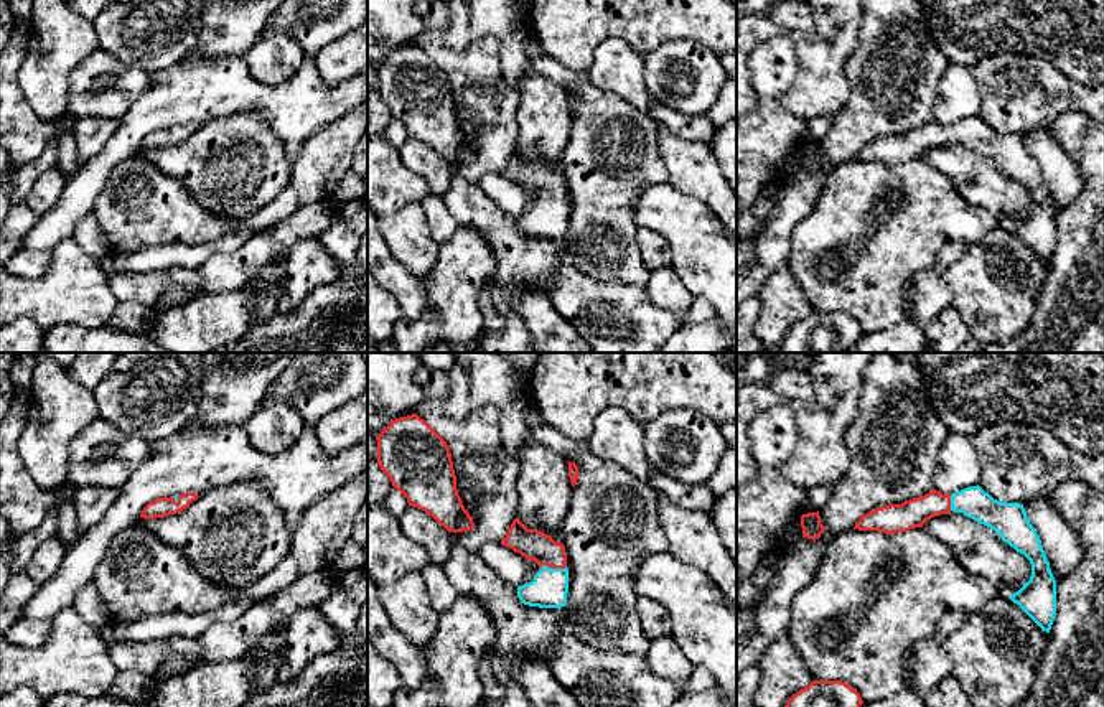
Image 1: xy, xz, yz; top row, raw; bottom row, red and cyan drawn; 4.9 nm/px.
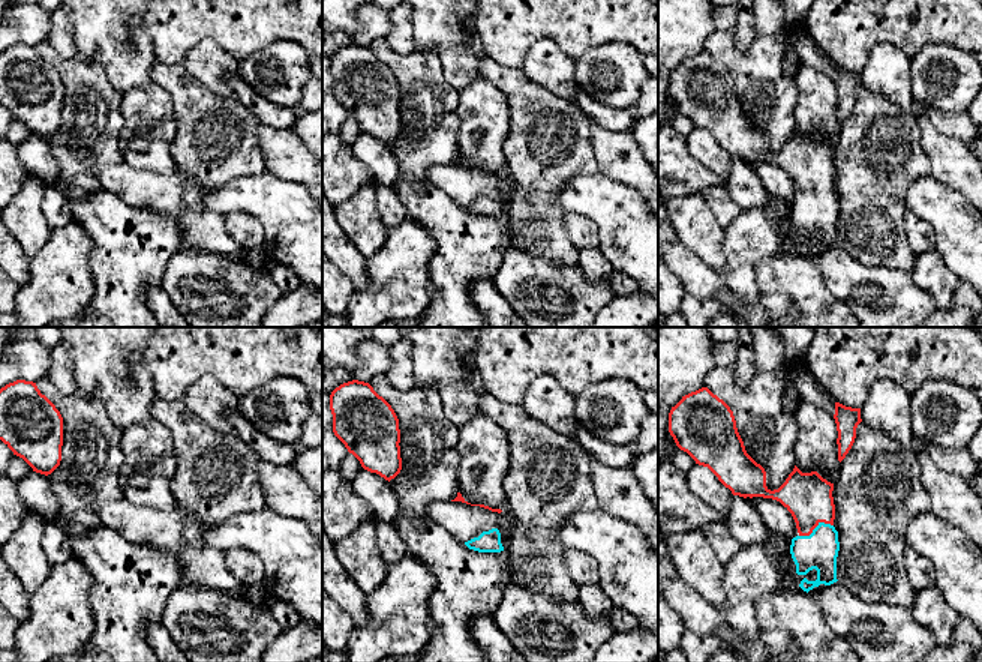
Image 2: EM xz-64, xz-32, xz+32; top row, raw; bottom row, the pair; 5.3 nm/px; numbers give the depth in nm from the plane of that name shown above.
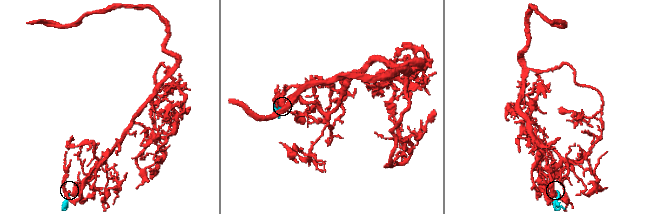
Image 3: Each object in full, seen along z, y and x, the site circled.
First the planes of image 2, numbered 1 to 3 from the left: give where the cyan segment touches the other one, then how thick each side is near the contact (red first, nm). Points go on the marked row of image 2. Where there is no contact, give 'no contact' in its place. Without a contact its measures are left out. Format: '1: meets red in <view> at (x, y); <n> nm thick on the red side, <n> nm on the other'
1: no contact
2: no contact
3: meets red in xz+32 at (816, 526); 260 nm thick on the red side, 200 nm on the other

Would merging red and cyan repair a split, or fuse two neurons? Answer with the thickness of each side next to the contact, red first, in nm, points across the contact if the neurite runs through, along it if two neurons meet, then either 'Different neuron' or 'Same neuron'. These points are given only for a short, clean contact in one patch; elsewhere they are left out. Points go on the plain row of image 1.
Thickness 150 nm (red) against 180 nm. Path across: xz (533, 175), (551, 198), (549, 220). Same neuron

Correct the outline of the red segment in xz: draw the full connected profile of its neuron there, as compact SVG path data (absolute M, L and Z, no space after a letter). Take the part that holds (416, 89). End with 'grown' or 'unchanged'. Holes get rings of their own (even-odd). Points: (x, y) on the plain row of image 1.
M417 44L392 51L377 68L377 92L392 117L407 130L409 137L432 147L448 163L475 158L456 120L451 84L447 73Z | unchanged

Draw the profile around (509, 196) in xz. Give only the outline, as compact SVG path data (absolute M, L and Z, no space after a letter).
M501 173L483 175L478 180L478 186L491 201L516 219L532 213L539 203L539 196L534 191L527 191Z

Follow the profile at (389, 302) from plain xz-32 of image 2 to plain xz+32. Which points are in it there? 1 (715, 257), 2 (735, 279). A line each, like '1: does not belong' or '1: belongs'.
1: does not belong
2: belongs

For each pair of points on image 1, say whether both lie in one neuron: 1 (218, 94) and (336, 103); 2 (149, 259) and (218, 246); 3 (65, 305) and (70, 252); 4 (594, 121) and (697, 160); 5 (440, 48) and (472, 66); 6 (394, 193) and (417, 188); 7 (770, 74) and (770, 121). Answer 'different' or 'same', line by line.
1: same
2: same
3: same
4: different
5: same
6: same
7: same

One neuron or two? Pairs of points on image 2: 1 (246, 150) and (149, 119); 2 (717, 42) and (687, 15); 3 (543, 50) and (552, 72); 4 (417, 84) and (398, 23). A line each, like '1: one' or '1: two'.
1: two
2: two
3: one
4: two

